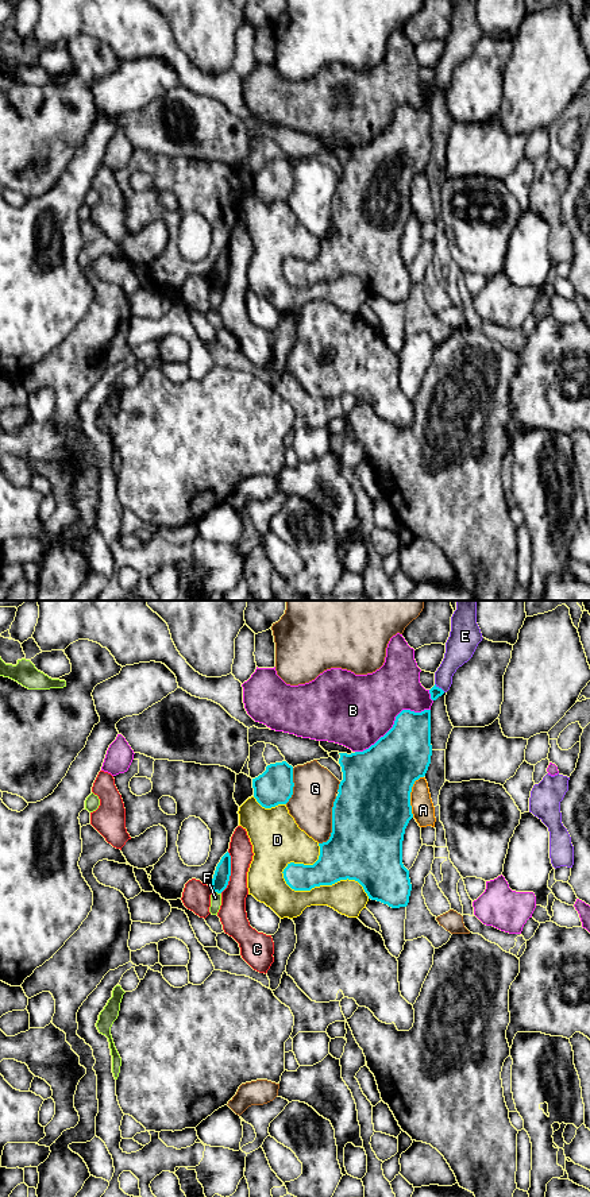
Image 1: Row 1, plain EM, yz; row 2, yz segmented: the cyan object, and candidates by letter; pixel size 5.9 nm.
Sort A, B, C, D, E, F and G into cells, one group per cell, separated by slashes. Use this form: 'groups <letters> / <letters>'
groups A / B / C / D / E / F / G

